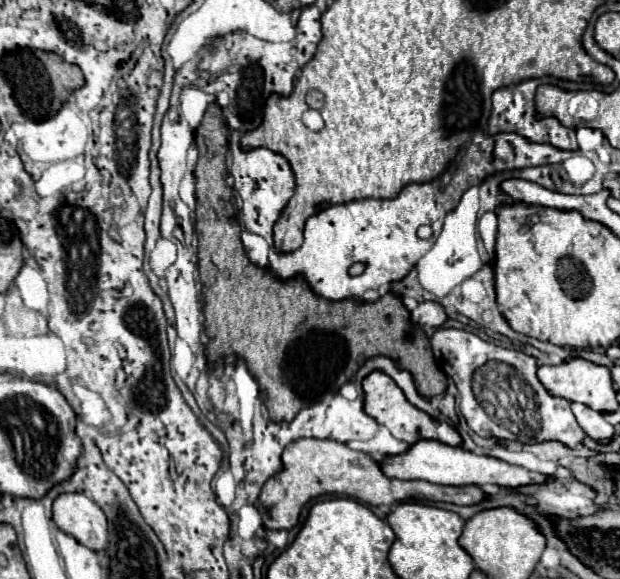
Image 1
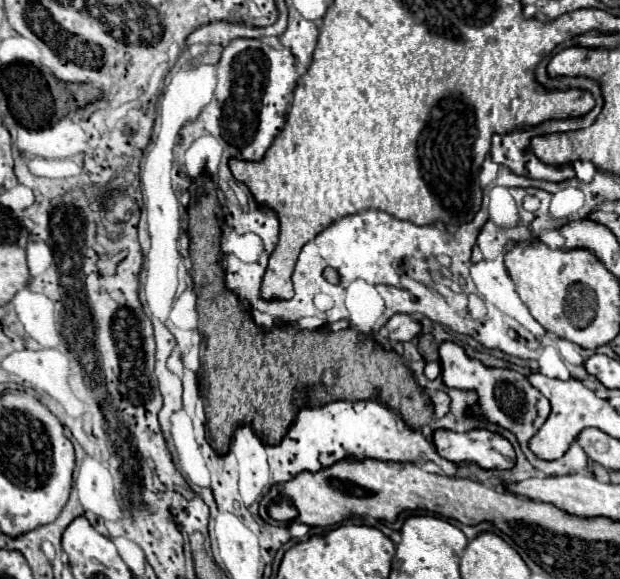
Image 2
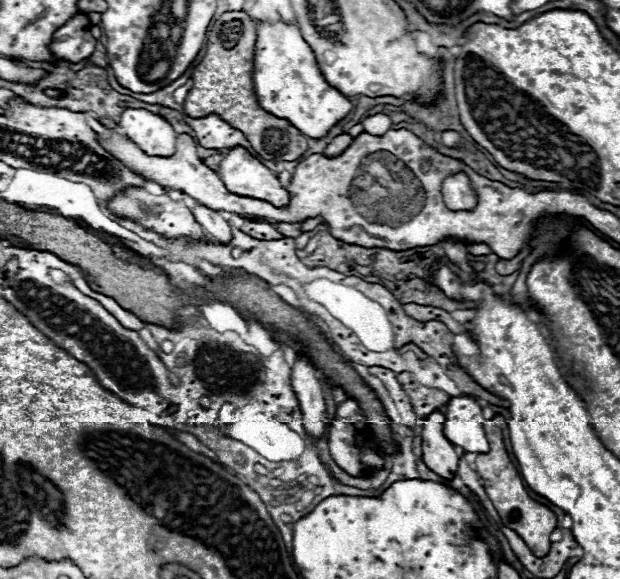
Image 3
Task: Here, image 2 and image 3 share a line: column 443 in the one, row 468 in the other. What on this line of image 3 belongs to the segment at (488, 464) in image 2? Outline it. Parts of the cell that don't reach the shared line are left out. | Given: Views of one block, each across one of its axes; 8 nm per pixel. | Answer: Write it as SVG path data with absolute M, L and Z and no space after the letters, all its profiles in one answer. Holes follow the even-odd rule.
M432 412L422 418L422 452L426 466L442 478L454 478L458 468L458 454L454 452L452 442L444 438L442 432L444 416L440 412Z

